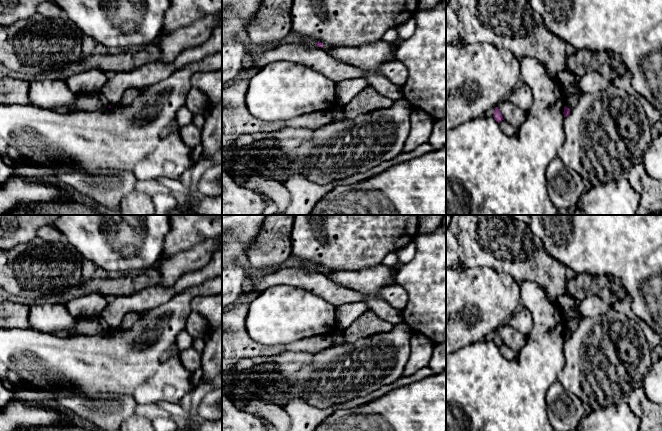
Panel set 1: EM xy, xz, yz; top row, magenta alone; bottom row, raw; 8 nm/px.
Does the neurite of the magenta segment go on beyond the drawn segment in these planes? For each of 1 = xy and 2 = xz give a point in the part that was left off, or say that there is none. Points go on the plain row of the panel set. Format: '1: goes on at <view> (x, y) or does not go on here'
1: does not go on here
2: does not go on here

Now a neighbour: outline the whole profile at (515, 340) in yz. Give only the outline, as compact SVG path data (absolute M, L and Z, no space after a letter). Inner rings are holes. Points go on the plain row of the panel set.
M508 323L503 324L497 331L503 343L517 353L526 343L526 335L515 330Z

